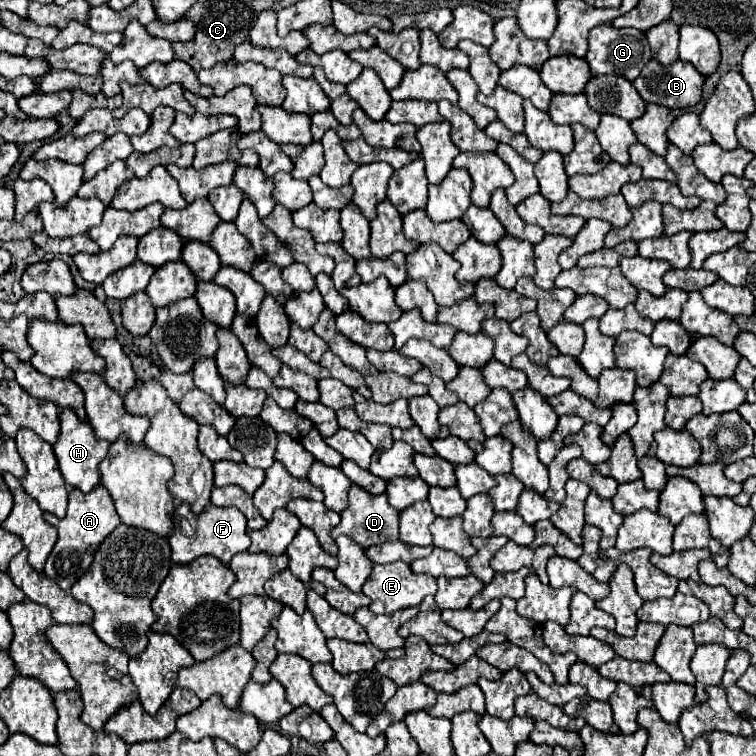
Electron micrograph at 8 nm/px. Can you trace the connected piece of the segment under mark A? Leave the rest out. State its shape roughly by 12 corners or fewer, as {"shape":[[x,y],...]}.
{"shape":[[102,485],[72,489],[44,575],[64,591],[122,523]]}

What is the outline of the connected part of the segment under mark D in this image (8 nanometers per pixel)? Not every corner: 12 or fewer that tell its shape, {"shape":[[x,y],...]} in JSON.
{"shape":[[350,487],[332,537],[362,549],[398,541],[398,511],[386,495]]}

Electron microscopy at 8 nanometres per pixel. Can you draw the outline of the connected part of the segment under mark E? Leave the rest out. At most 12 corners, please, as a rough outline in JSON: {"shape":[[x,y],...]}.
{"shape":[[408,563],[374,565],[362,591],[372,613],[416,607],[436,593]]}

